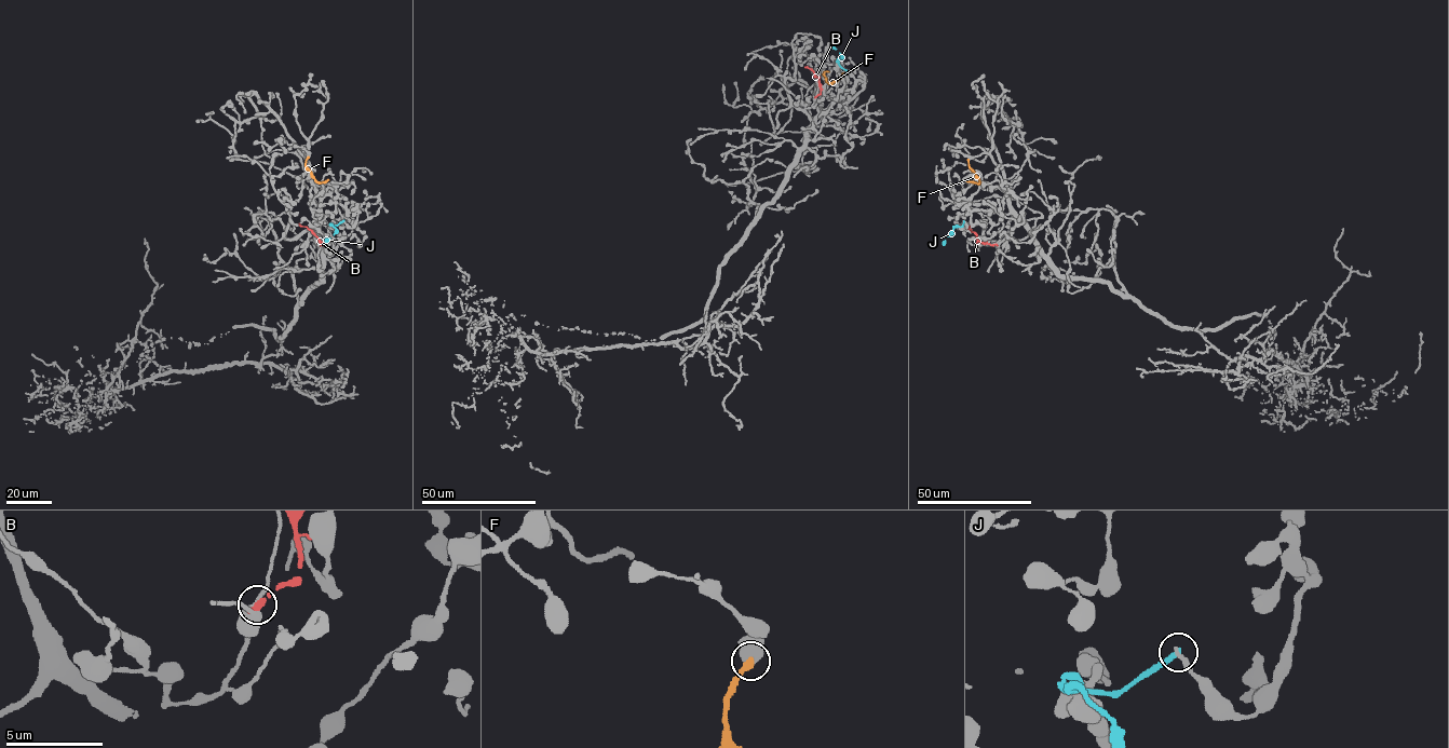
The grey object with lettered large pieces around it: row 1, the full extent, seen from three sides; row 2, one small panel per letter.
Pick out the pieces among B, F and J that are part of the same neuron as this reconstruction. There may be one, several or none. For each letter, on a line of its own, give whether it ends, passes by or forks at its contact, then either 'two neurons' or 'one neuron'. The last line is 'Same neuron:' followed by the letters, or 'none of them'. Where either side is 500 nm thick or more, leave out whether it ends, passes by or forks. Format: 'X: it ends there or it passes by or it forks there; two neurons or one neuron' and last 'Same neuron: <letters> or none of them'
B: it ends there; two neurons
F: two neurons
J: it ends there; two neurons
Same neuron: none of them

